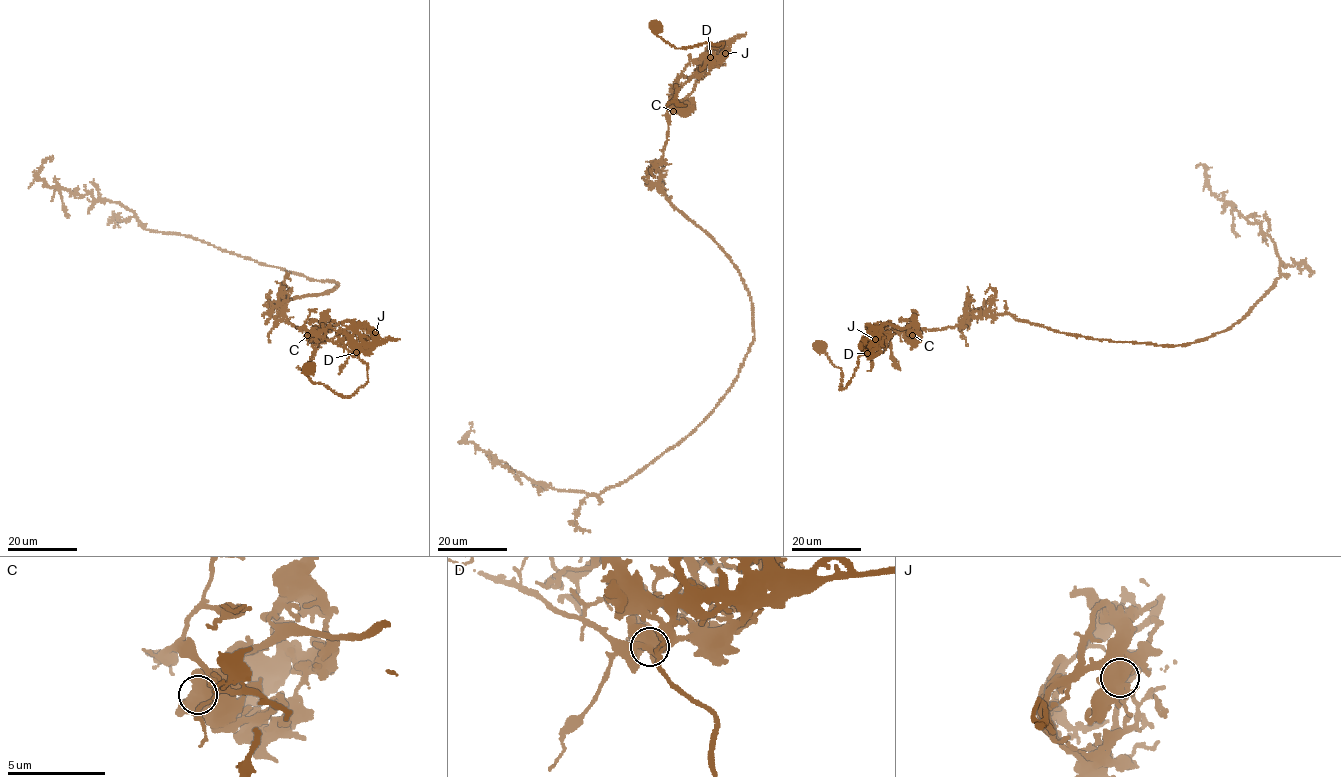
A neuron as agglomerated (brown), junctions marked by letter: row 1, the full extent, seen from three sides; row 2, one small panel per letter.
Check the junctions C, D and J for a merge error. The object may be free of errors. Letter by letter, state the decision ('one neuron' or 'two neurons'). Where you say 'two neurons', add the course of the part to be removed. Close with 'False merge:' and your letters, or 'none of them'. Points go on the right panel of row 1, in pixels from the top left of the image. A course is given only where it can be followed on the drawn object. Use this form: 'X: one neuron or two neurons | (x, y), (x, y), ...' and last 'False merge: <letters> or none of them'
C: one neuron
D: two neurons | (867, 353), (871, 353), (882, 325), (915, 329), (919, 338), (911, 339), (907, 331), (910, 334)
J: one neuron
False merge: D

